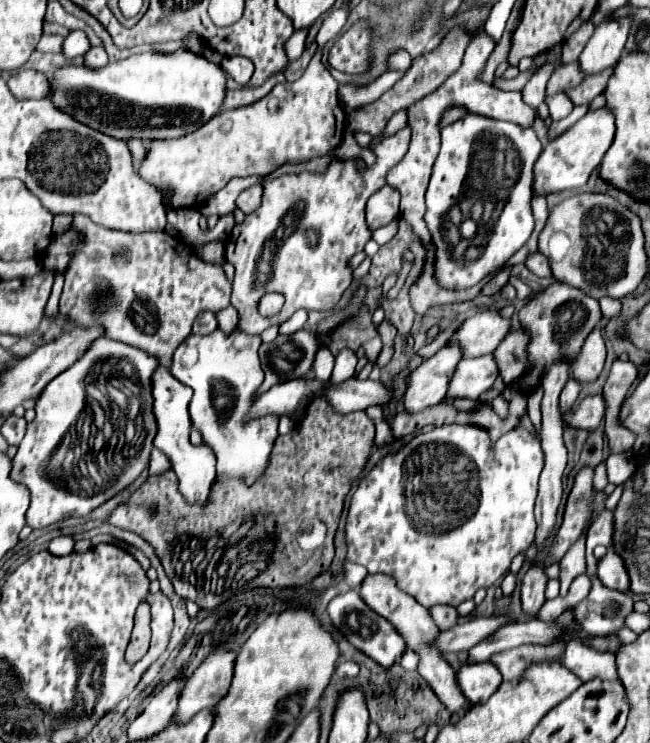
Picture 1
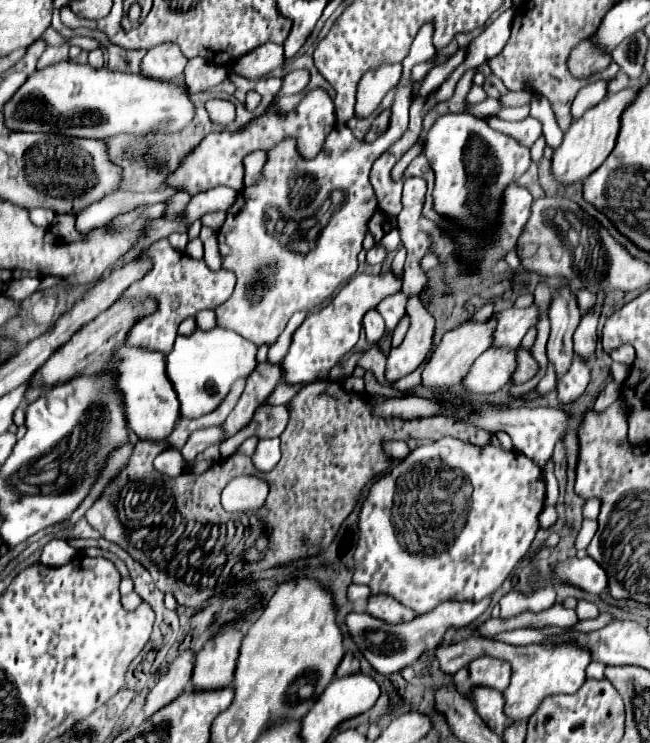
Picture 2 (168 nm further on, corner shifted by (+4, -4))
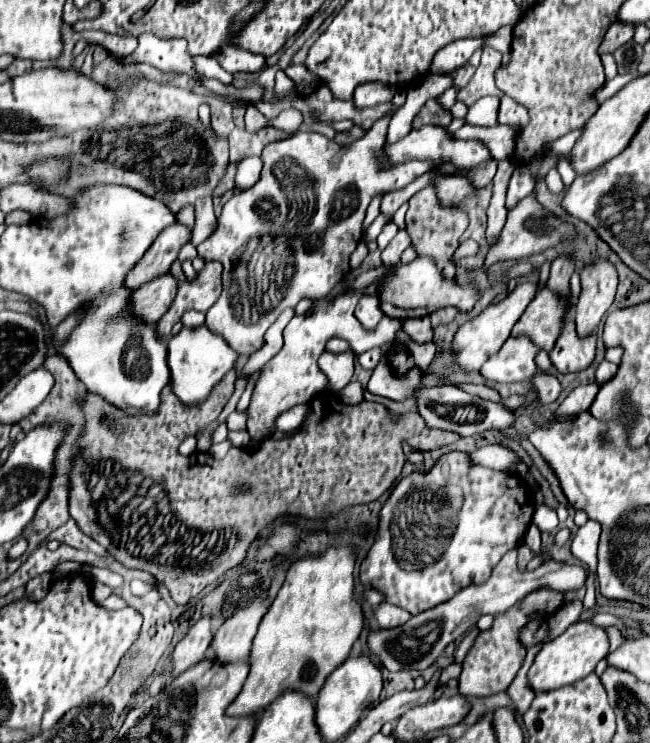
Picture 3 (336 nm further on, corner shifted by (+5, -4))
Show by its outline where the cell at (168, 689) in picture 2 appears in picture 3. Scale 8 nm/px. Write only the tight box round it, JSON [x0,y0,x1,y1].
[172,616,214,676]

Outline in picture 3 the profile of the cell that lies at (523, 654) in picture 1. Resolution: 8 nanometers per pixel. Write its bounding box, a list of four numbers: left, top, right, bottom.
[458,588,564,696]

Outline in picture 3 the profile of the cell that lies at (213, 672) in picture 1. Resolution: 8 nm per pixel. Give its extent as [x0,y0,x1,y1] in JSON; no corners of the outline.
[208,590,270,662]

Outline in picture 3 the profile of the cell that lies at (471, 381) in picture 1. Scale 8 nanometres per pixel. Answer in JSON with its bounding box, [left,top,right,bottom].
[480,336,540,382]

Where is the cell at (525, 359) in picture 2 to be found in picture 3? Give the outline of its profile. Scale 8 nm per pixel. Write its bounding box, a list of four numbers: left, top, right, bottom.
[532,372,562,406]

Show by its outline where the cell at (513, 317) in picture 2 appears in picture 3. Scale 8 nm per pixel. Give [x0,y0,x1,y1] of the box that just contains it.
[512,288,576,352]

